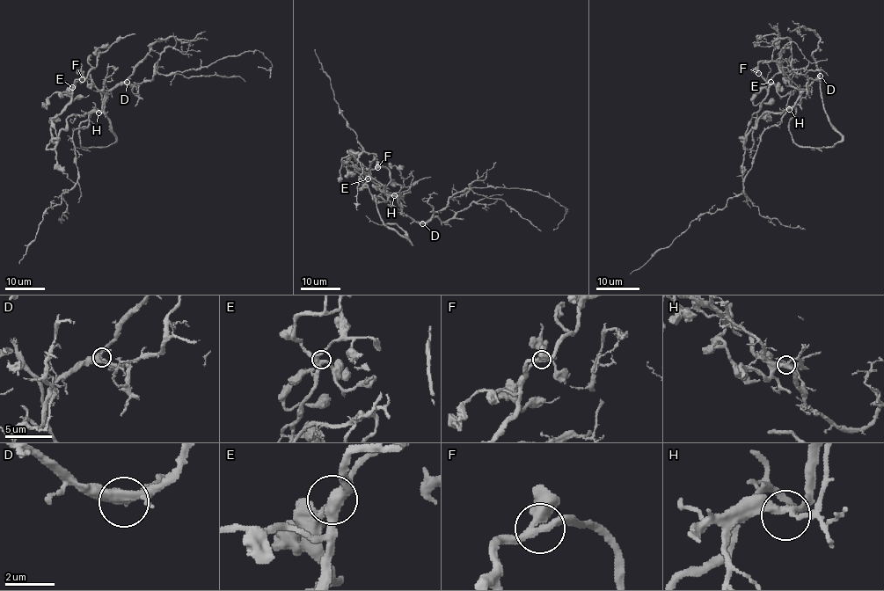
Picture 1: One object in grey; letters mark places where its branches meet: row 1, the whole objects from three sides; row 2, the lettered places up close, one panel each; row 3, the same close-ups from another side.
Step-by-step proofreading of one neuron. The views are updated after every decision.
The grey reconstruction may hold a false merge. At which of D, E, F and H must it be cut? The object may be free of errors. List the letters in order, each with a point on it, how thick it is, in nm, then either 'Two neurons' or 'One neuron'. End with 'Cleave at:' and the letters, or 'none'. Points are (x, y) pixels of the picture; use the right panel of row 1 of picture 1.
D: Place: (820, 76). Thickness 400 nm. One neuron
E: Place: (770, 82). Thickness 360 nm. One neuron
F: Place: (758, 73). Thickness 360 nm. One neuron
H: Place: (789, 109). Thickness 280 nm. One neuron
Cleave at: none

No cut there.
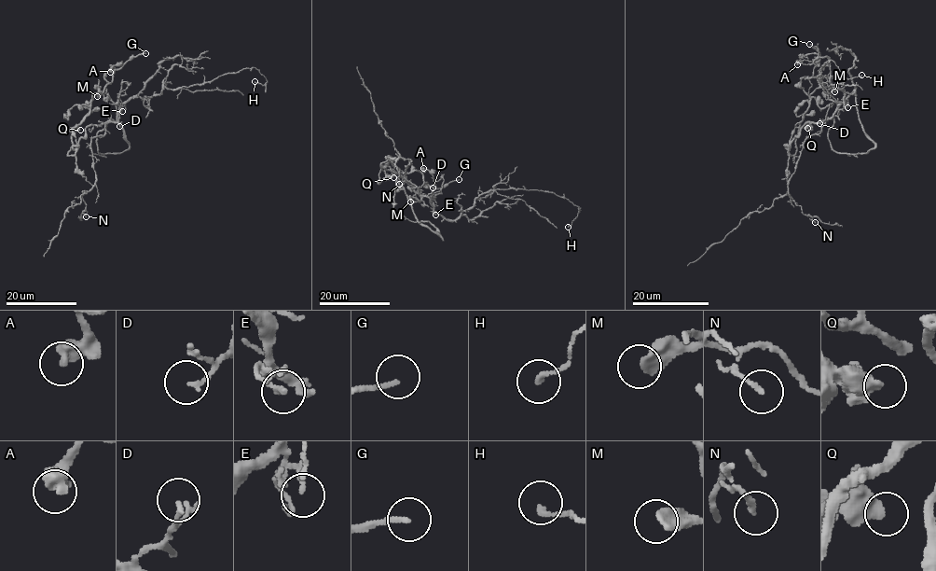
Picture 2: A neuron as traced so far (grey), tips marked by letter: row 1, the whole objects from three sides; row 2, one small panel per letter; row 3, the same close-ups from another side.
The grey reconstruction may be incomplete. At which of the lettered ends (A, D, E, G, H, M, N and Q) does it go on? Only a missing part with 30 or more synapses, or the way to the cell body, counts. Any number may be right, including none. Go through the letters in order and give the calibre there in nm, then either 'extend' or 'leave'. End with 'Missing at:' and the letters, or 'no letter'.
A: 460 nm thick; leave
D: 150 nm thick; leave
E: 170 nm thick; leave
G: 170 nm thick; leave
H: 170 nm thick; leave
M: 440 nm thick; leave
N: 160 nm thick; leave
Q: 480 nm thick; leave
Missing at: no letter

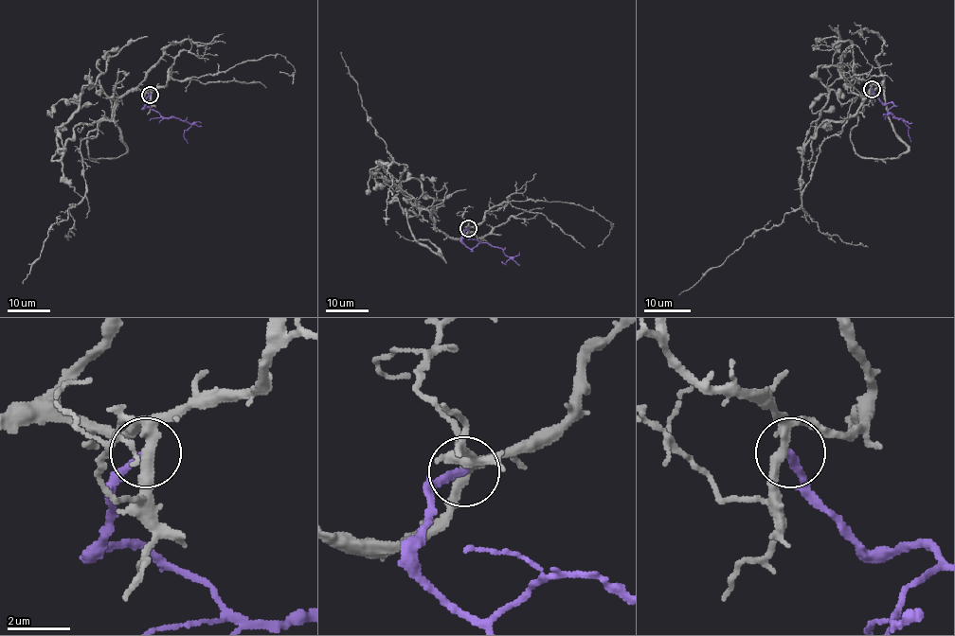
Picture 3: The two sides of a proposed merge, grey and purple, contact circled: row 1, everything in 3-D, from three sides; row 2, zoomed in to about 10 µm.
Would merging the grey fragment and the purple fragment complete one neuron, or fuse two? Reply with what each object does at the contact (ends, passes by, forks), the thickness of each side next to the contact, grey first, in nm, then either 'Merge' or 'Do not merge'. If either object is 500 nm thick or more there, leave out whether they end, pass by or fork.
At the ring grey forks. At the ring purple ends. Thickness 280 nm (grey) against 240 nm. Do not merge

